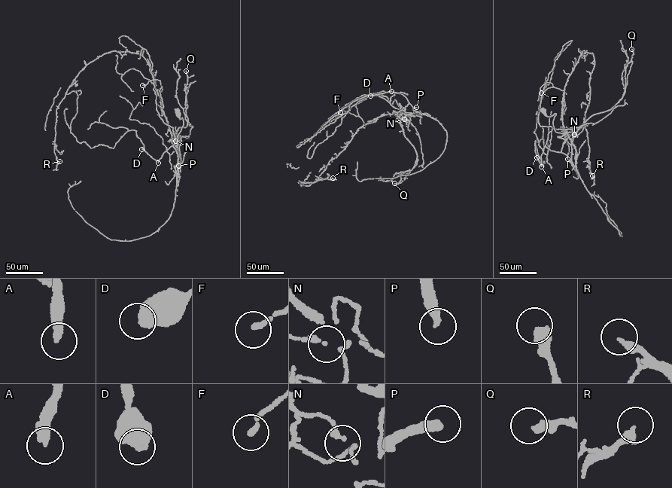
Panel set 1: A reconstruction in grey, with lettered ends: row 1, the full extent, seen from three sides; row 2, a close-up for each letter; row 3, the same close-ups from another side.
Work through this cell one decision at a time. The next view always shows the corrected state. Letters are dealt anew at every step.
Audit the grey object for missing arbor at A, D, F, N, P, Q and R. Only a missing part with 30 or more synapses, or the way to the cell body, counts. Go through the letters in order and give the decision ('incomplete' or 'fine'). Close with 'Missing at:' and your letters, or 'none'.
A: incomplete
D: fine
F: fine
N: fine
P: incomplete
Q: fine
R: fine
Missing at: A, P

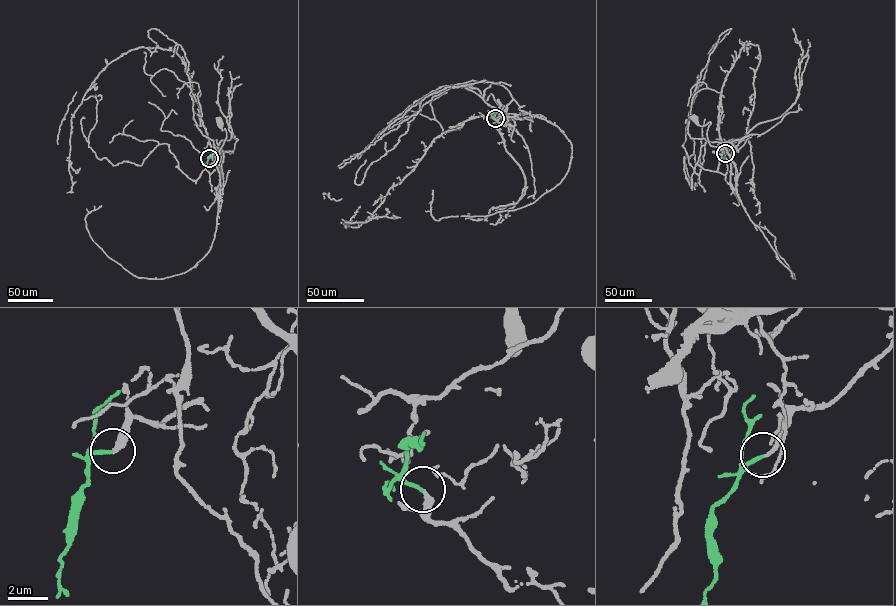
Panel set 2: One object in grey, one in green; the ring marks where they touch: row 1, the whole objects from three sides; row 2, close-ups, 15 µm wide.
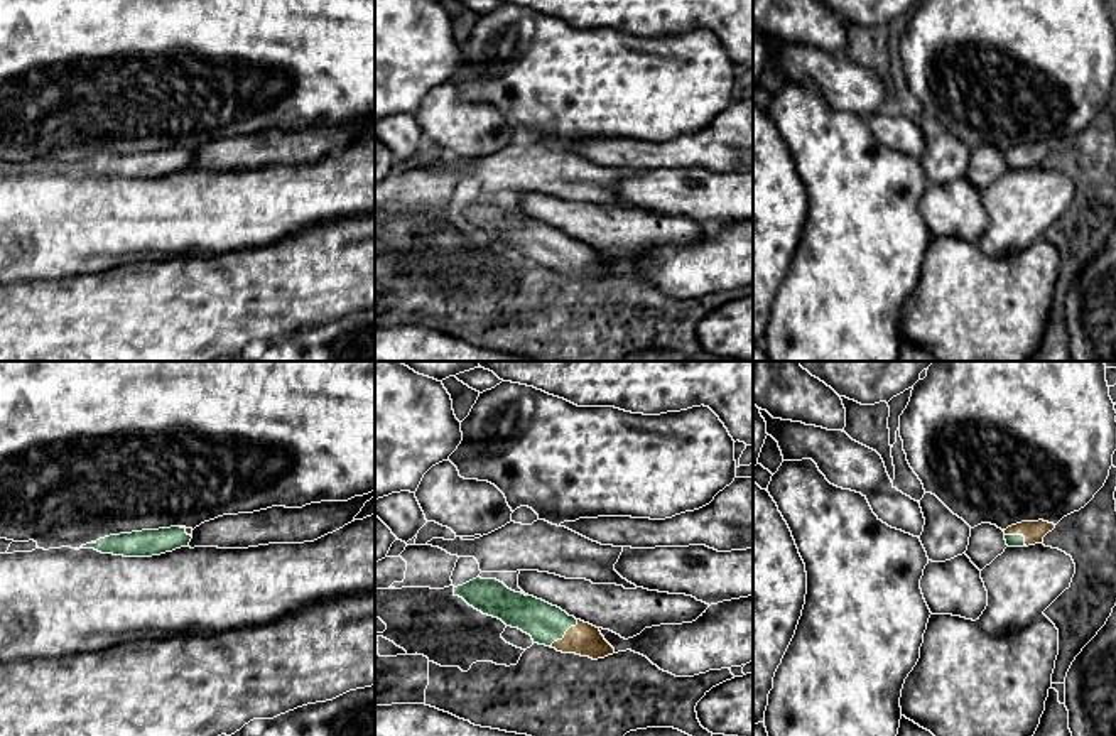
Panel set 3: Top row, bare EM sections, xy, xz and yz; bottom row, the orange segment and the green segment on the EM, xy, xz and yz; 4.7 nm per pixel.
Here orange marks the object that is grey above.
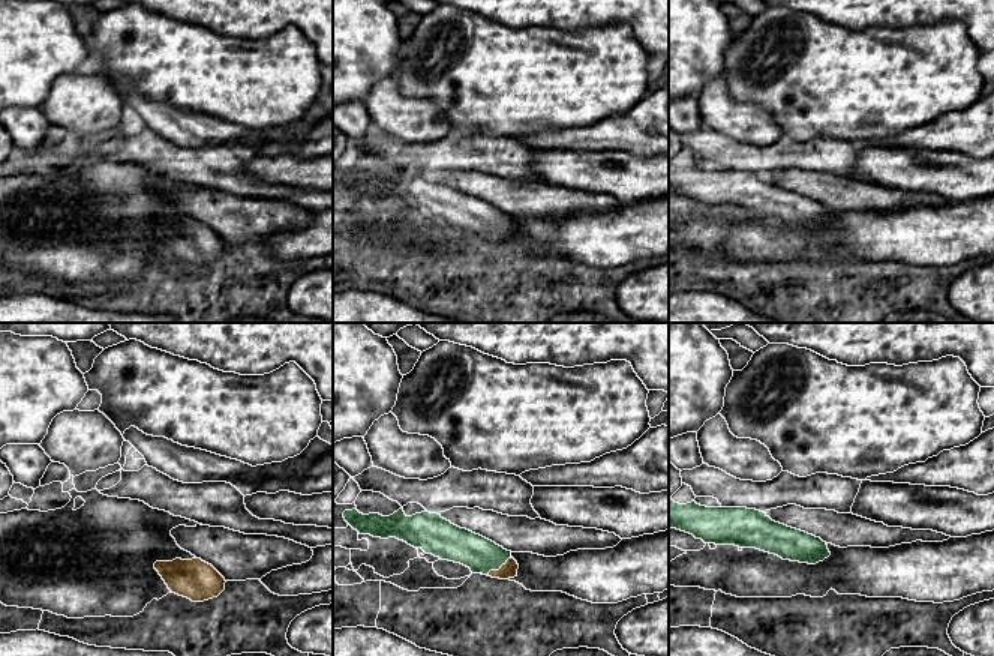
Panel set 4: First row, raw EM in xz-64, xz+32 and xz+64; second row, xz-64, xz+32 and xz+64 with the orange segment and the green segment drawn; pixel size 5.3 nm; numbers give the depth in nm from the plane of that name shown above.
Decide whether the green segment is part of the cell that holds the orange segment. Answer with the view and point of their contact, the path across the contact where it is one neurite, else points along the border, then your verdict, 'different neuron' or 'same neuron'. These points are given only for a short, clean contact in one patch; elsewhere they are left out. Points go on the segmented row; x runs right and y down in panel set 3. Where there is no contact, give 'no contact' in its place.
xz (564, 635) | across xz (586, 640), (564, 635), (546, 623) | same neuron

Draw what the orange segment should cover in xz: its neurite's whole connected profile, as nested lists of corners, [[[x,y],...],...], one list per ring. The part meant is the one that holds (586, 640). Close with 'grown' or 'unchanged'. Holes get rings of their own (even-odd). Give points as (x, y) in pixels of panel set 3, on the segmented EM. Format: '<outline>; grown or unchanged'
[[[476,577],[454,587],[454,596],[463,598],[483,614],[522,630],[532,636],[534,643],[593,660],[615,653],[615,648],[604,640],[599,628],[576,620],[542,599],[515,593],[496,579]]]; grown

